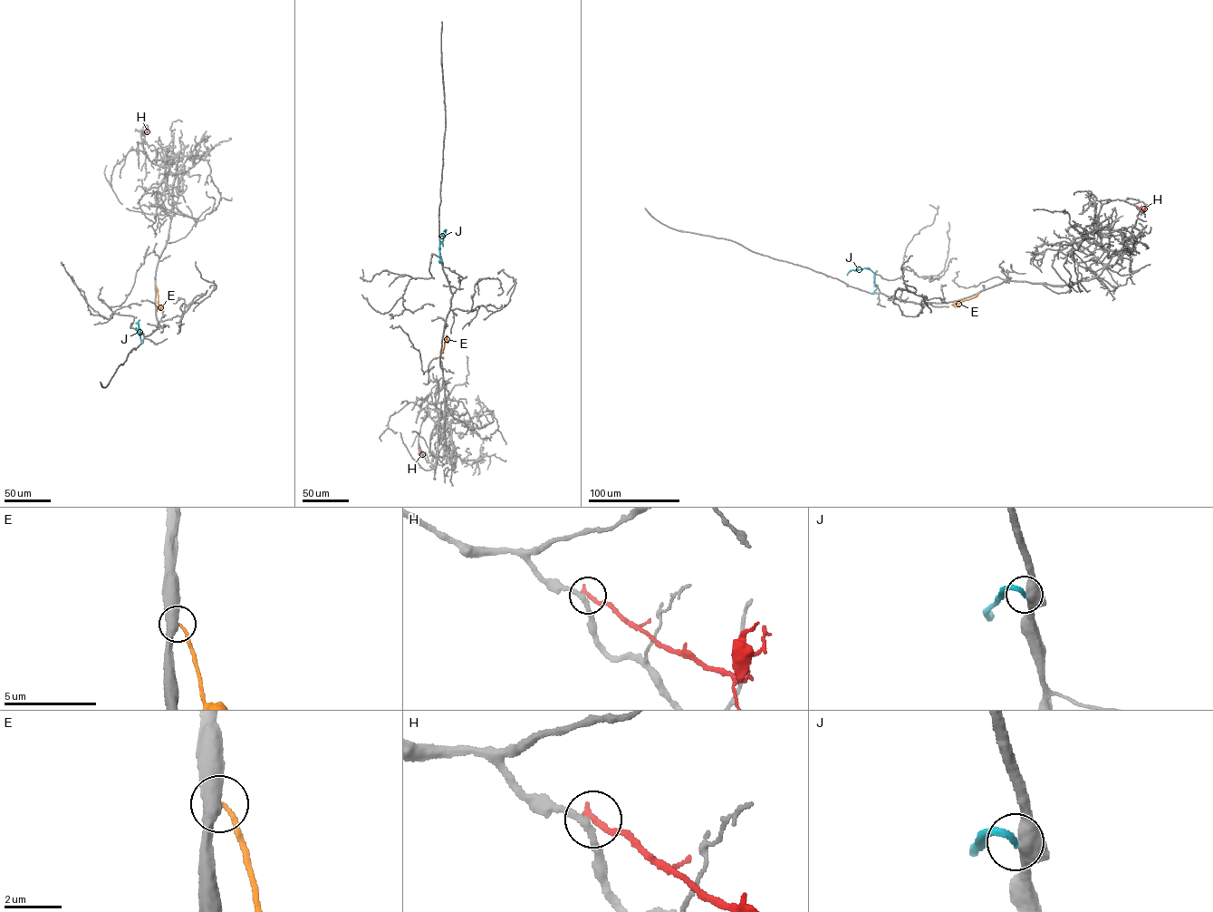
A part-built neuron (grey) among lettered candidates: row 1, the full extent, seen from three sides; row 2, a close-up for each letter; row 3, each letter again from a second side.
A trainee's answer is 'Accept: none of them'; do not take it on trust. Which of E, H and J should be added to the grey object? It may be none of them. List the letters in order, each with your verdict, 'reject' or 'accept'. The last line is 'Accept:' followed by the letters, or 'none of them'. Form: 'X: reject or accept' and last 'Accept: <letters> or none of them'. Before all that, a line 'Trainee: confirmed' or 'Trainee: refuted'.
Trainee: confirmed
E: reject
H: reject
J: reject
Accept: none of them

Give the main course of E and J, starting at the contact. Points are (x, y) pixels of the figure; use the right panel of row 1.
E: (980, 292), (974, 297), (953, 305), (959, 305)
J: (872, 294), (876, 285), (871, 270), (851, 270), (847, 275)

